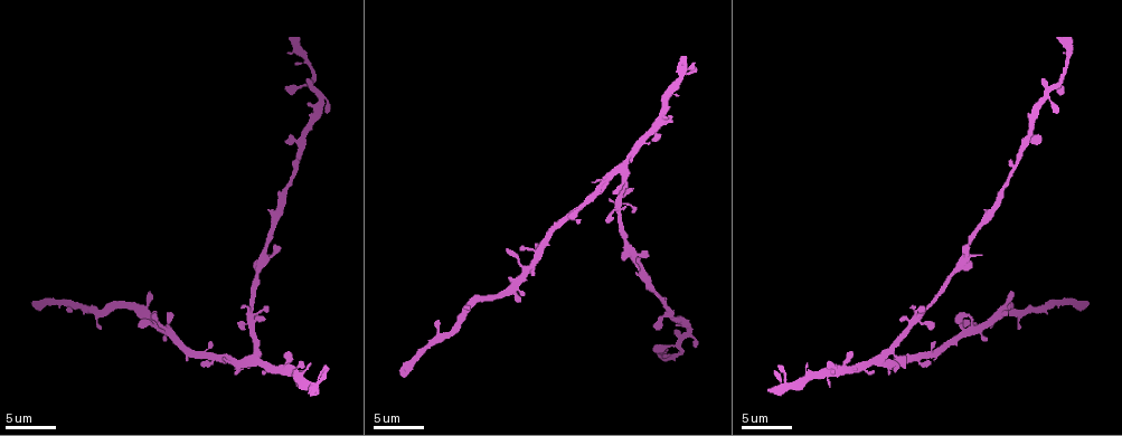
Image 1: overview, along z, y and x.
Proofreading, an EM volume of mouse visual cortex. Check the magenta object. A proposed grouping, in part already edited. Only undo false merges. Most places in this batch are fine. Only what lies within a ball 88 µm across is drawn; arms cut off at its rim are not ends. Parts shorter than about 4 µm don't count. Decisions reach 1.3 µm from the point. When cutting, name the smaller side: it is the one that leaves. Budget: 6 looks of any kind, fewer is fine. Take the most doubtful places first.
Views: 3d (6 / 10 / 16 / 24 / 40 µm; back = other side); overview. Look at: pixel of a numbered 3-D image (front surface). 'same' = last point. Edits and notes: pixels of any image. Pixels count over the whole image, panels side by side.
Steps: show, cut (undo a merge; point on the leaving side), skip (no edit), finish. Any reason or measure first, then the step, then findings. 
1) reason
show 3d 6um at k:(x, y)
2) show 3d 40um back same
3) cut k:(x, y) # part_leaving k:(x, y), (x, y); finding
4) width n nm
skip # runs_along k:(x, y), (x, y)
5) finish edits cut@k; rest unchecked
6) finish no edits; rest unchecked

thick turns thin
show 3d 6um at 1:(956, 267)

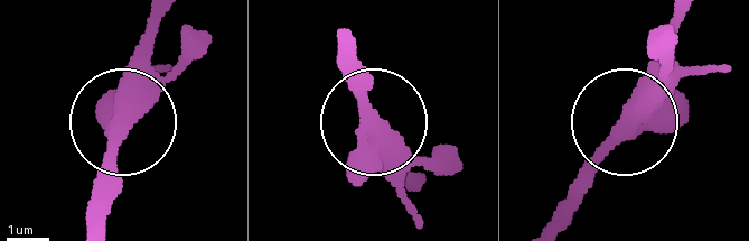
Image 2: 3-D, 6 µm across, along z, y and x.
show 3d 6um back at 2:(627, 115)

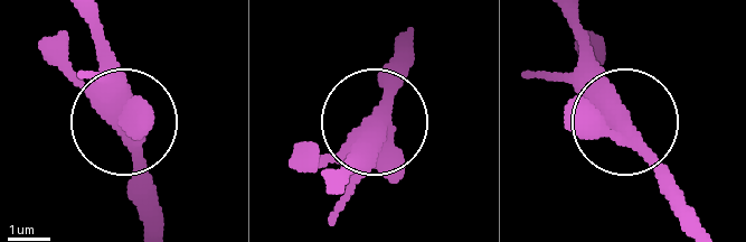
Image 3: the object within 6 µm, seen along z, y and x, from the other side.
width 480 nm
skip # runs_along 3:(153, 226), (153, 184), (103, 37); continuous, no second neuron

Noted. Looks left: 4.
show 3d 10um at 1:(254, 364)

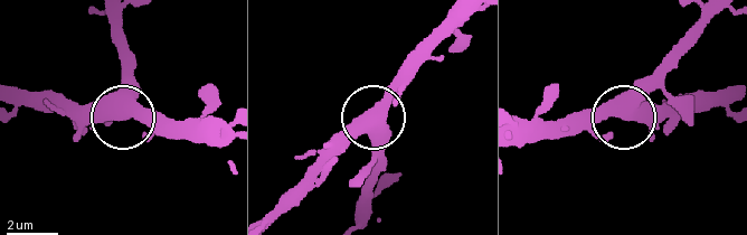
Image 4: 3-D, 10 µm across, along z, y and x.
width 570 nm
skip # runs_along 4:(120, 11), (120, 112), (163, 114); all the same neuron

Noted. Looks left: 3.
three arms meet
show 3d 16um at 1:(672, 356)

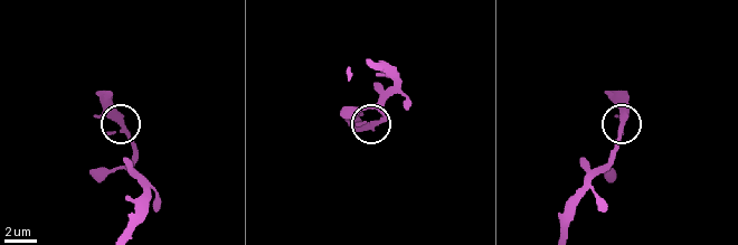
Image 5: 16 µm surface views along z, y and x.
width 290 nm
skip # runs_along 5:(124, 231), (143, 187), (134, 173), (128, 134), (100, 92); one neuron here

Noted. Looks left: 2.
finish no edits; rest unchecked

